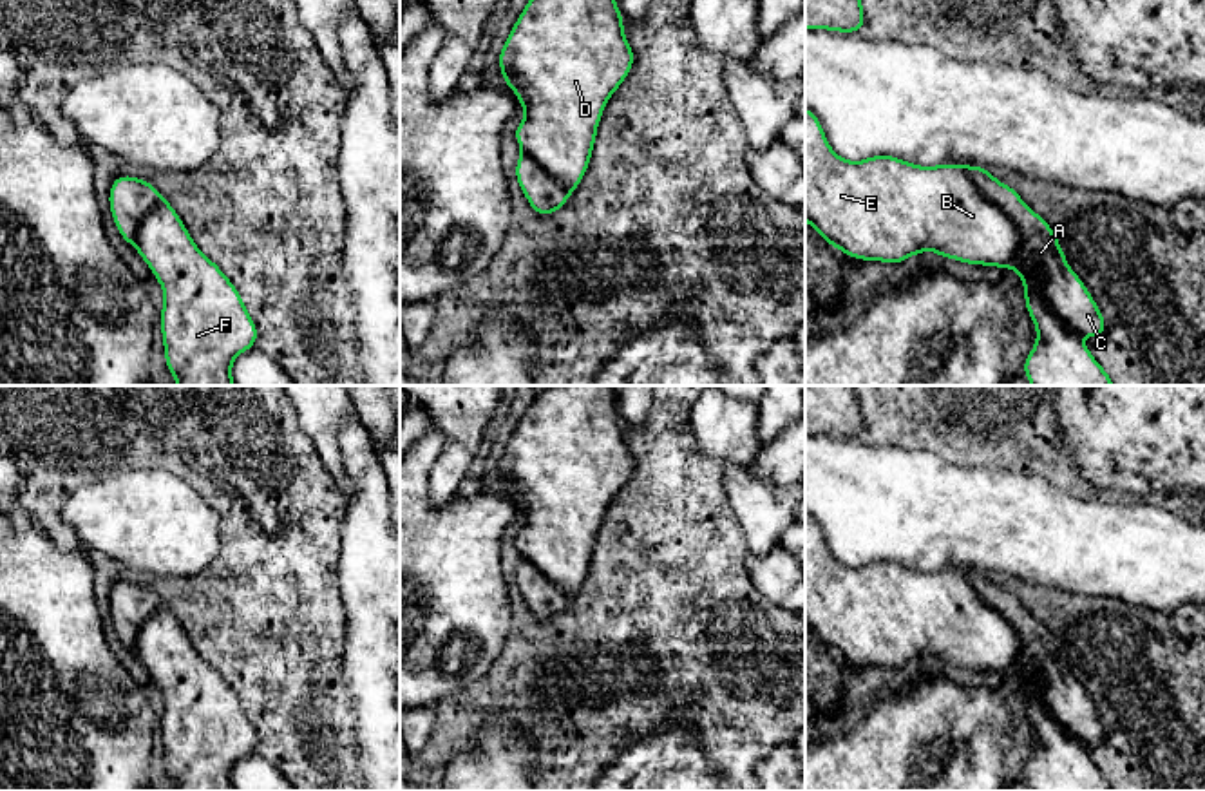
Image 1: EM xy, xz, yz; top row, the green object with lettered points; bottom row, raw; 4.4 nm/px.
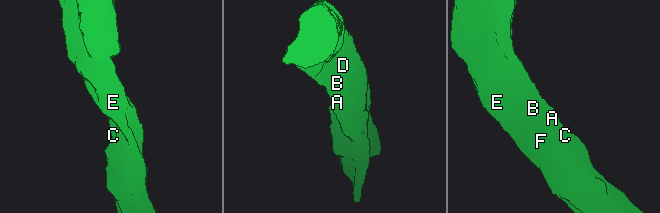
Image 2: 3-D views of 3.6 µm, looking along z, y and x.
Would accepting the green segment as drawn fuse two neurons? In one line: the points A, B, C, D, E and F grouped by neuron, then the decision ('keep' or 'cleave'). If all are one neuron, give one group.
groups A B C D E F; keep

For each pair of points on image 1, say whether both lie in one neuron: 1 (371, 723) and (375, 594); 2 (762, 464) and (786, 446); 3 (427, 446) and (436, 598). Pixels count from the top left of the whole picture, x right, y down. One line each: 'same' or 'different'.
1: same
2: same
3: same

